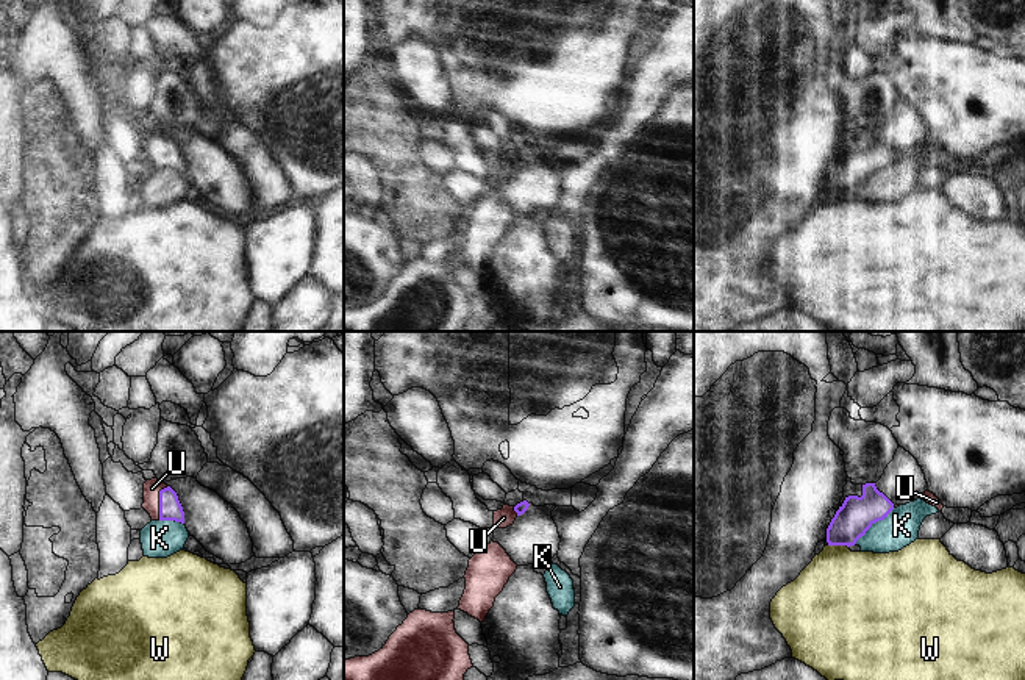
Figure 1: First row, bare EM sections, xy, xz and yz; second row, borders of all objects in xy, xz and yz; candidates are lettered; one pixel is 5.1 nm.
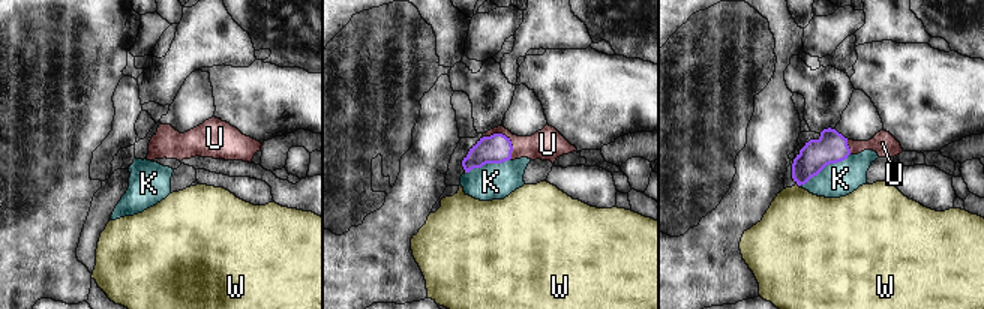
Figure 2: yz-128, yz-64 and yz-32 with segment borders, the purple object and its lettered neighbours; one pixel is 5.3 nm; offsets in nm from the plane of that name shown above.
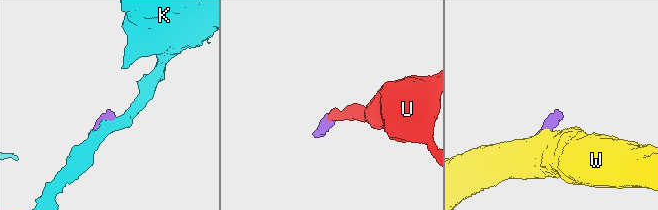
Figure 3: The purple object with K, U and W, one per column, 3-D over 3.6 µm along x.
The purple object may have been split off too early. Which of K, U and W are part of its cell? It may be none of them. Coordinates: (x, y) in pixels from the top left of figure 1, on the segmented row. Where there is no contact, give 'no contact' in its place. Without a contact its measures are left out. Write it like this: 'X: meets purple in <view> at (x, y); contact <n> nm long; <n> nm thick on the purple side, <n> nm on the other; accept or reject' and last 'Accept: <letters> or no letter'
K: meets purple in yz at (874, 522); contact 280 nm long; 190 nm thick on the purple side, 180 nm on the other; reject
U: meets purple in xy at (160, 502); contact 180 nm long; 120 nm thick on the purple side, 90 nm on the other; accept
W: meets purple in yz at (838, 544); contact 110 nm long; 190 nm thick on the purple side, 440 nm on the other; reject
Accept: U

